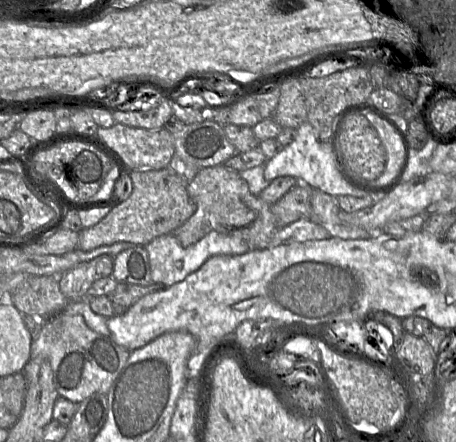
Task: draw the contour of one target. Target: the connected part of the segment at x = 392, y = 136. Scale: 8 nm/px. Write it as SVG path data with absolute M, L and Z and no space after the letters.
M368 115L367 121L377 134L386 153L385 169L374 181L376 184L371 186L374 190L383 190L395 182L402 169L404 144L397 132L387 122L374 115Z

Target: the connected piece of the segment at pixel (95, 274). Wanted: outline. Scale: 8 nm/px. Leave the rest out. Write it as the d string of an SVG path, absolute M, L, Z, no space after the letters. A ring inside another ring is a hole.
M101 255L59 274L57 279L61 293L69 301L87 299L87 291L96 280L112 275L113 258Z

